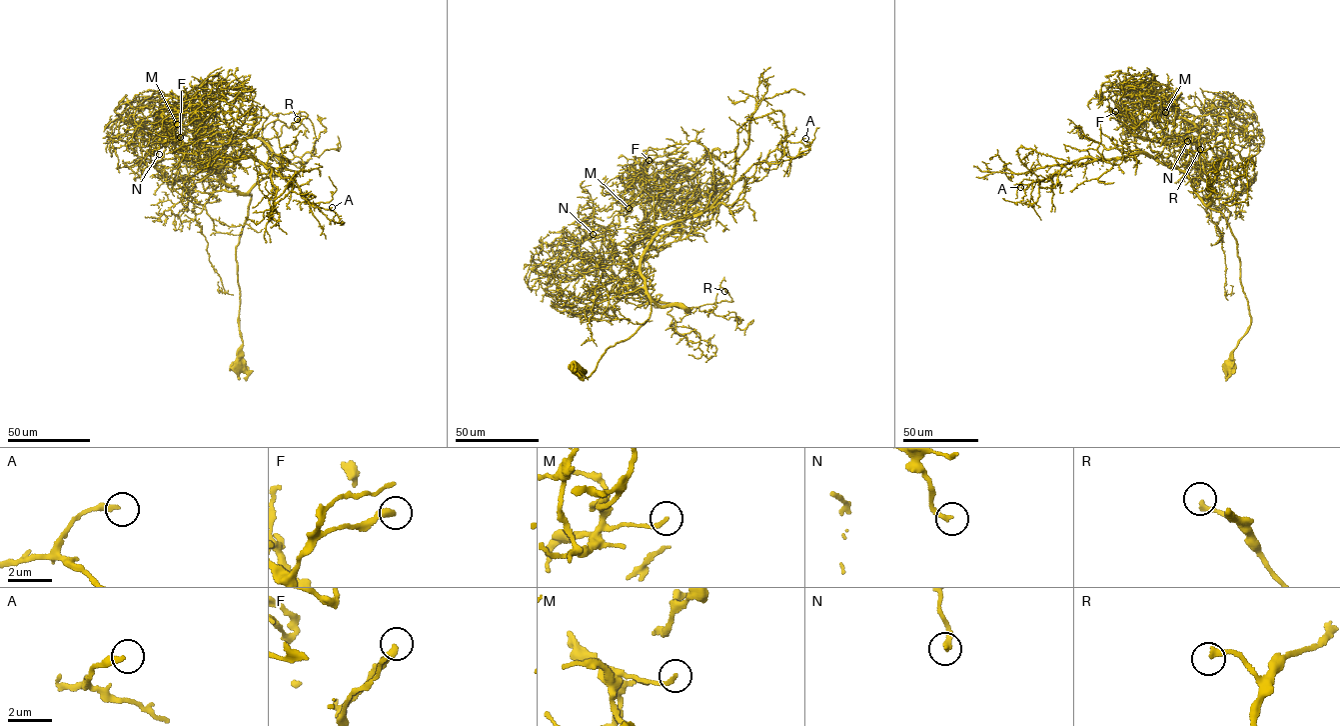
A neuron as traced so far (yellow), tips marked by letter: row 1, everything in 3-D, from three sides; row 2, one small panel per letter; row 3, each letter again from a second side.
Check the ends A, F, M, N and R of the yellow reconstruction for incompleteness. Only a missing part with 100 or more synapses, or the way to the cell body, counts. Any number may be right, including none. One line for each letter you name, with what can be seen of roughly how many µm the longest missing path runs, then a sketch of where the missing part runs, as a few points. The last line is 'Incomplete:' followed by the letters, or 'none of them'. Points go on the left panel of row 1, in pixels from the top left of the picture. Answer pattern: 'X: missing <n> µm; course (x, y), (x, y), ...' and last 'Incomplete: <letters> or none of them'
Incomplete: none of them

